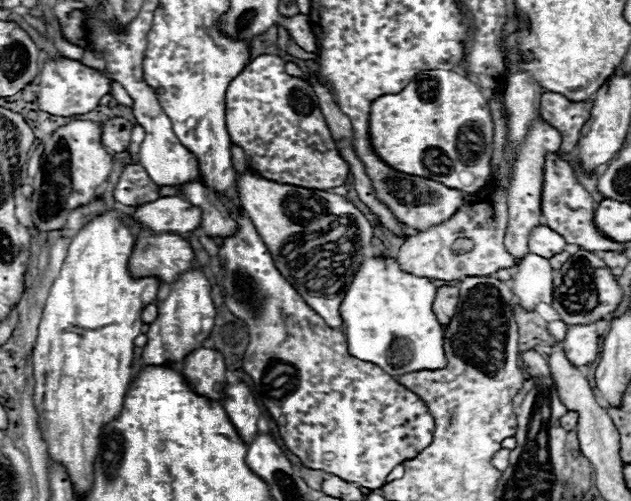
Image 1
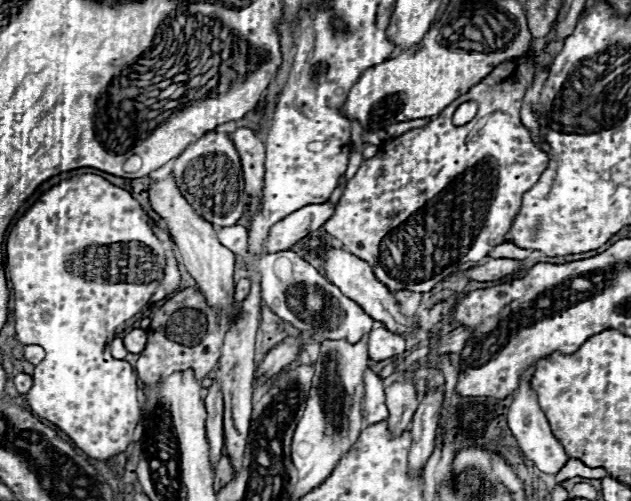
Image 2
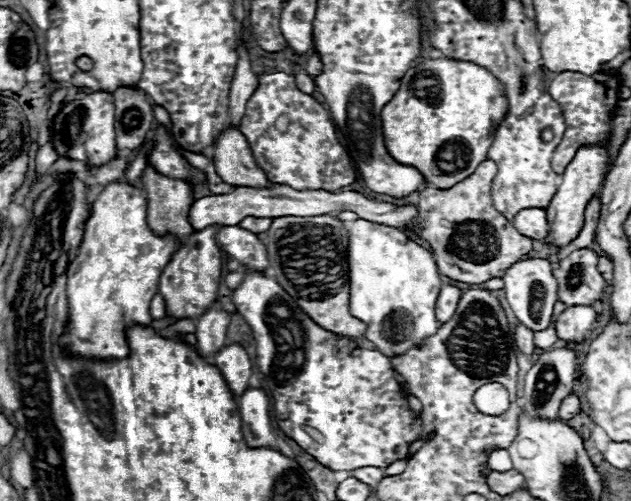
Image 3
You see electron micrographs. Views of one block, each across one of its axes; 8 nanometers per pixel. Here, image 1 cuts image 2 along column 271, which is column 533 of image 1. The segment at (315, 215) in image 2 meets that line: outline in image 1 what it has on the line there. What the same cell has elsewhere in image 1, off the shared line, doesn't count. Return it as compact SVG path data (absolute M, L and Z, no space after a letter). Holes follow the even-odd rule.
M536 226L532 230L528 246L530 246L532 254L544 256L544 258L552 258L552 256L560 254L566 248L566 242L564 242L564 238L558 232L550 230L548 226Z

